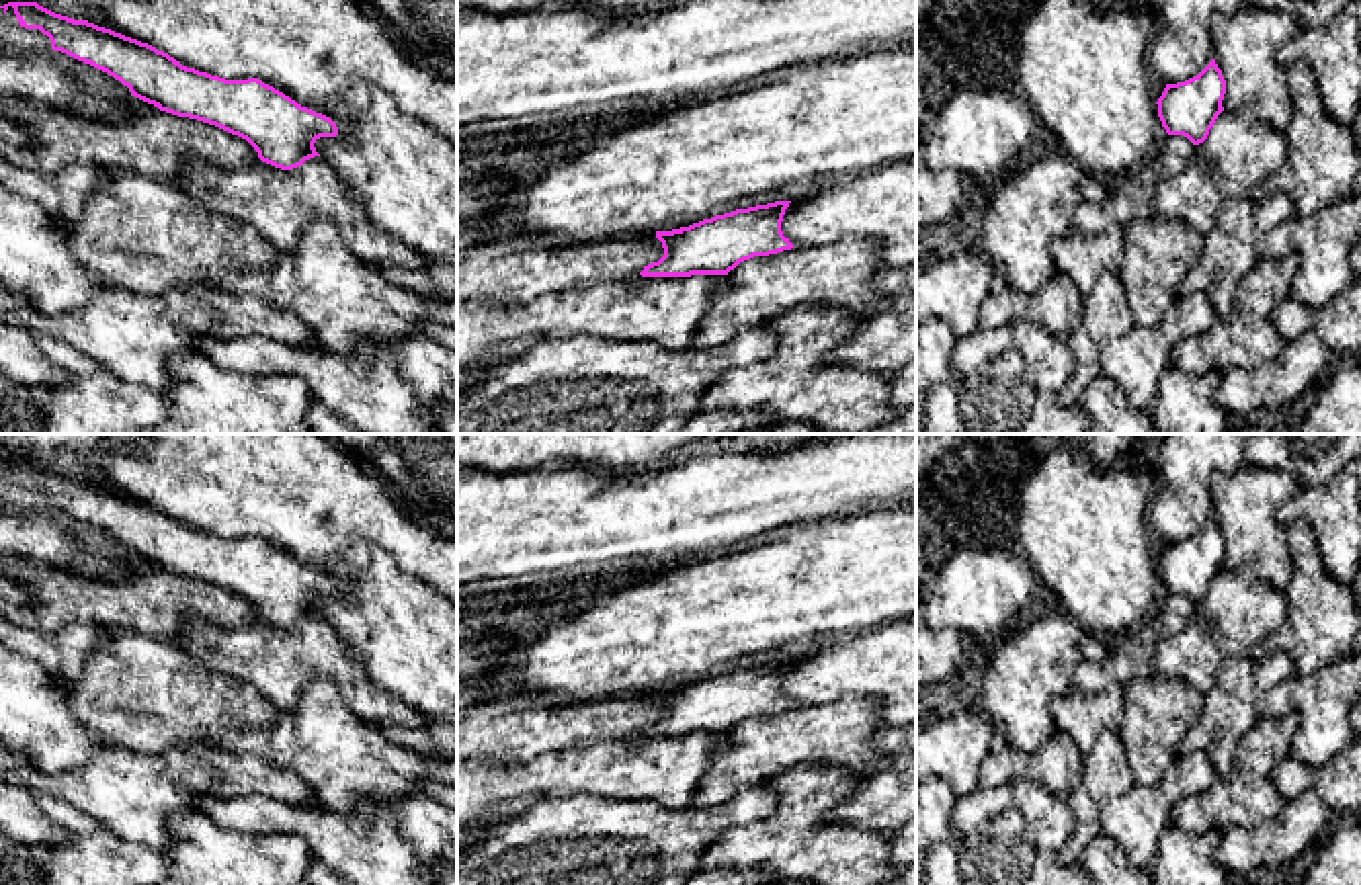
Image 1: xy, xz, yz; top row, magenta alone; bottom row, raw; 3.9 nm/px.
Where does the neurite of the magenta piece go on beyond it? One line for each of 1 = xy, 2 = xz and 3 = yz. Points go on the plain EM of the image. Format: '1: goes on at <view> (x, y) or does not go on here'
1: does not go on here
2: does not go on here
3: does not go on here

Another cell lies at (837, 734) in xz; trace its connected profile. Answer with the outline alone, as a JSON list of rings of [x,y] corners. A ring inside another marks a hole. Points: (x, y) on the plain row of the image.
[[[842,697],[834,703],[783,709],[769,715],[754,715],[730,729],[728,744],[715,752],[707,774],[701,778],[691,807],[721,807],[744,791],[767,785],[795,766],[818,764],[847,768],[867,774],[877,766],[871,750],[871,738],[881,729],[879,705],[865,697]]]

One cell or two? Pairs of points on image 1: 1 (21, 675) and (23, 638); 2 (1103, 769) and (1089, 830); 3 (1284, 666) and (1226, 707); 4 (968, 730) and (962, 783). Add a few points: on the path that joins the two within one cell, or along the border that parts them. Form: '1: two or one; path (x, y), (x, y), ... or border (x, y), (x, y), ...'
1: two; border (21, 654), (64, 679)
2: one; path (1099, 783), (1089, 797), (1089, 816)
3: one; path (1269, 672), (1257, 677), (1241, 693)
4: one; path (962, 742), (962, 771)

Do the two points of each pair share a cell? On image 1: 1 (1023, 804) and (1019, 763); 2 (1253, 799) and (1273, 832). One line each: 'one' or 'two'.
1: two
2: two

